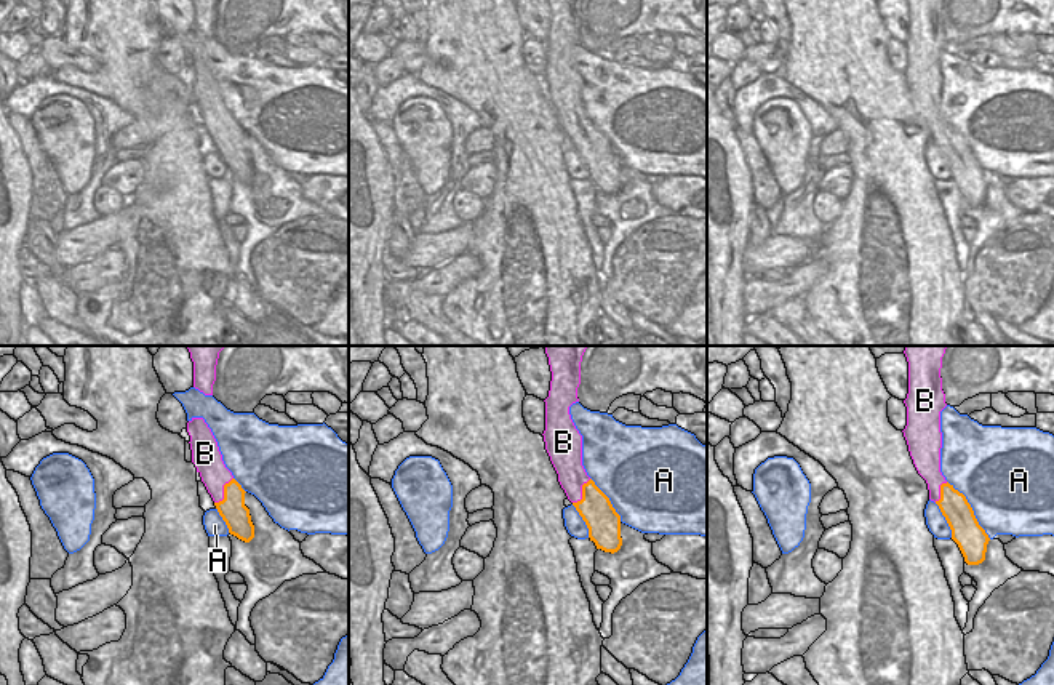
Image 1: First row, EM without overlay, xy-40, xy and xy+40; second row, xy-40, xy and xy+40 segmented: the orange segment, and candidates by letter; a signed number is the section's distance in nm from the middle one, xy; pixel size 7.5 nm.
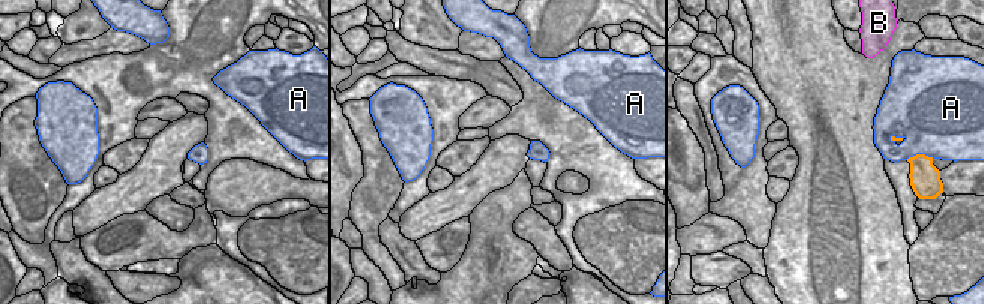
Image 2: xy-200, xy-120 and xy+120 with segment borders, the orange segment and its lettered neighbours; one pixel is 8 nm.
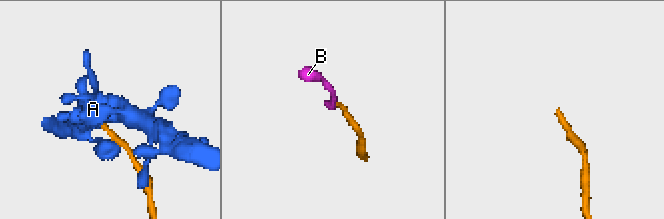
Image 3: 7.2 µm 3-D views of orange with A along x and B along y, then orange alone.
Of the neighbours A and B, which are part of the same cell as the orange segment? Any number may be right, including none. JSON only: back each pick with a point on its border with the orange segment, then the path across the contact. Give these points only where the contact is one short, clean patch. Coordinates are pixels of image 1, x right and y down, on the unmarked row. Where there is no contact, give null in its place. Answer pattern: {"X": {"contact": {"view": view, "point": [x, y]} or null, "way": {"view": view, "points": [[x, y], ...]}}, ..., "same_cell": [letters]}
{"B": {"contact": {"view": "xy-40", "point": [224, 133]}, "way": {"view": "xy-40", "points": [[232, 151], [224, 133], [215, 116]]}}, "same_cell": ["B"]}

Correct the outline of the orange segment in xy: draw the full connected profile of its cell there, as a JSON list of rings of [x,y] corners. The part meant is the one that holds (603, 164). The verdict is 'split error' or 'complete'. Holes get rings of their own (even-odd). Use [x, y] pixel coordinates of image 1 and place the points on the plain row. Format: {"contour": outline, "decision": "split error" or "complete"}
{"contour": [[[549,0],[552,22],[545,43],[544,83],[558,123],[589,170],[597,190],[617,194],[622,187],[621,157],[582,107],[582,77],[569,48],[577,40],[582,0]]], "decision": "split error"}

